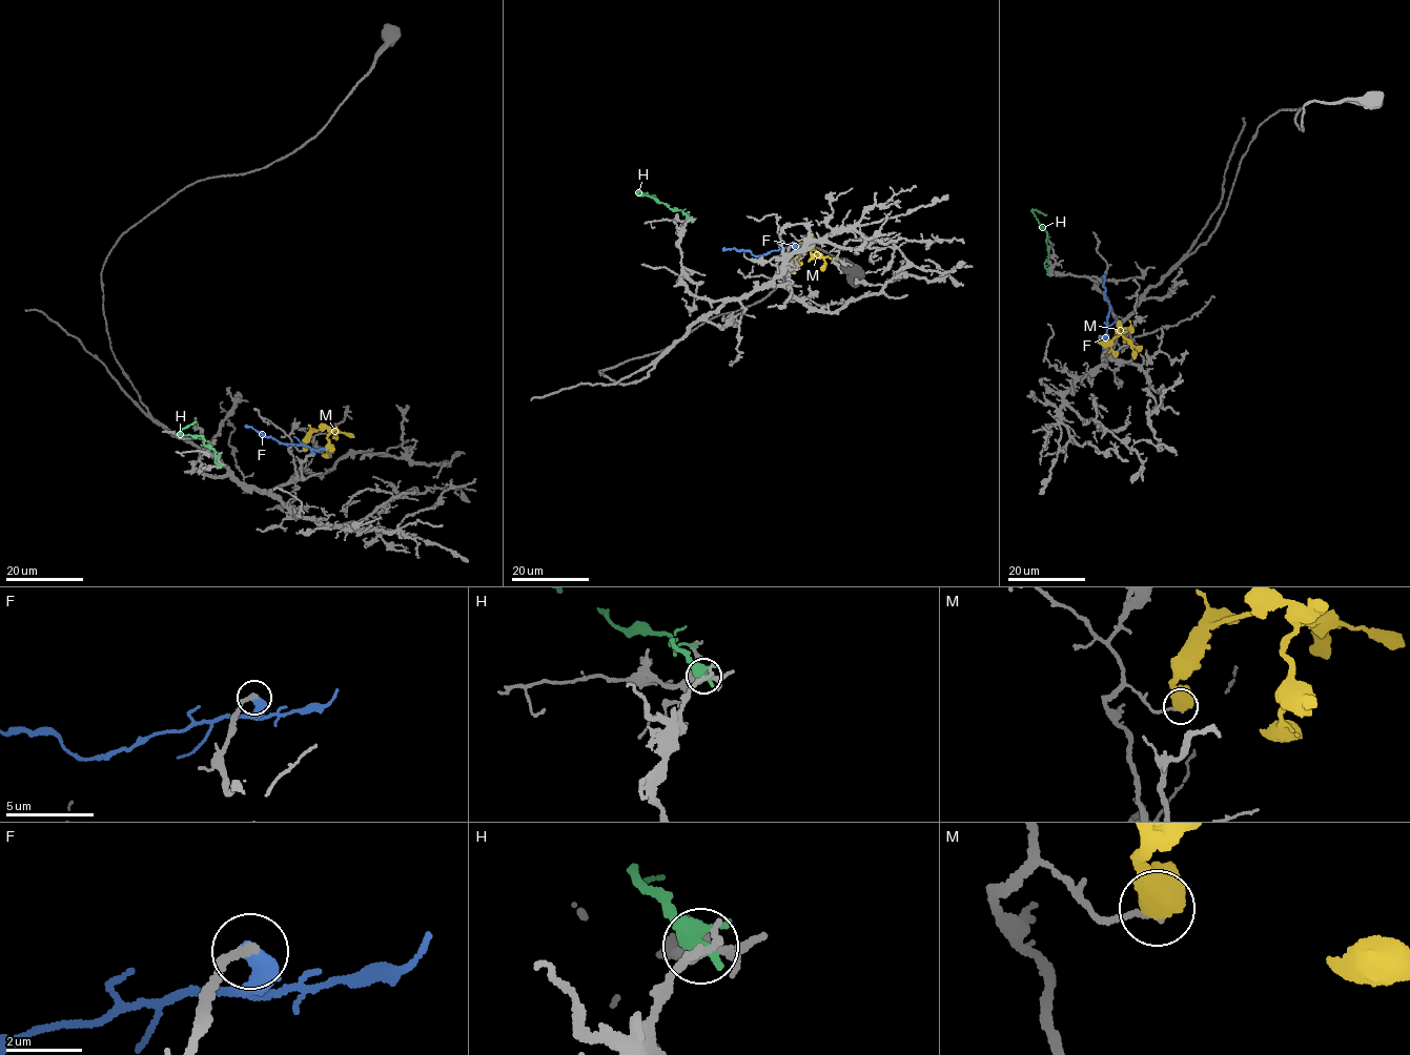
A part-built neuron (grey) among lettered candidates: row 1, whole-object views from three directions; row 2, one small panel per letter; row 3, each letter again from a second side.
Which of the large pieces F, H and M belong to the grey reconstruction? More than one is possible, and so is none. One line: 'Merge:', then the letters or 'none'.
Merge: F

